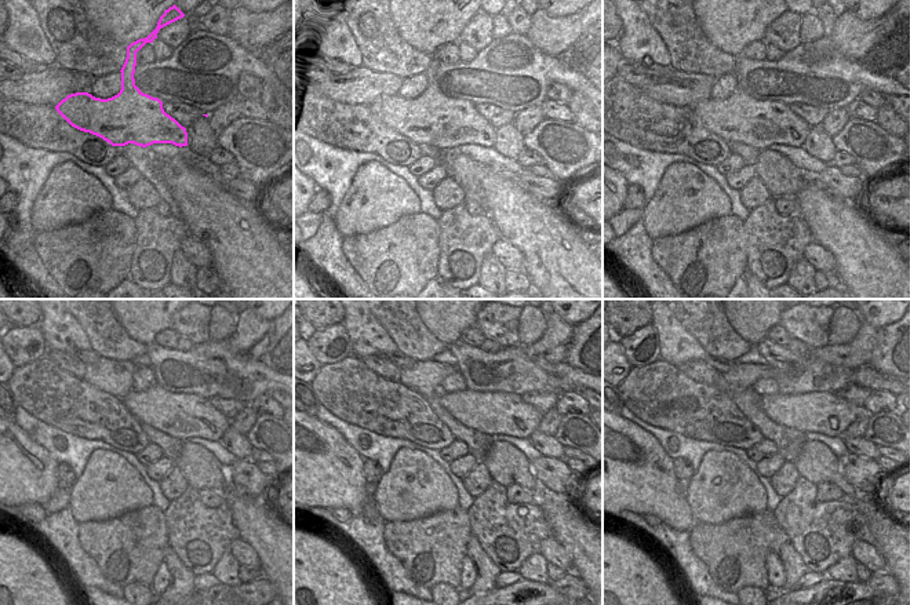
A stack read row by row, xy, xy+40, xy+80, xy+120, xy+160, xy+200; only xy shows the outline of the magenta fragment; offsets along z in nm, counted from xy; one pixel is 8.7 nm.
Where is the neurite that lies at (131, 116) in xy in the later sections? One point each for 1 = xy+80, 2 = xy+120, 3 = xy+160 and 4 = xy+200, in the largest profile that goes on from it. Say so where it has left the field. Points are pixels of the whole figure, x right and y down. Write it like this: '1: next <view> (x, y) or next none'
1: next xy+80 (774, 121)
2: next xy+120 (182, 416)
3: next xy+160 (491, 412)
4: next xy+200 (823, 412)

